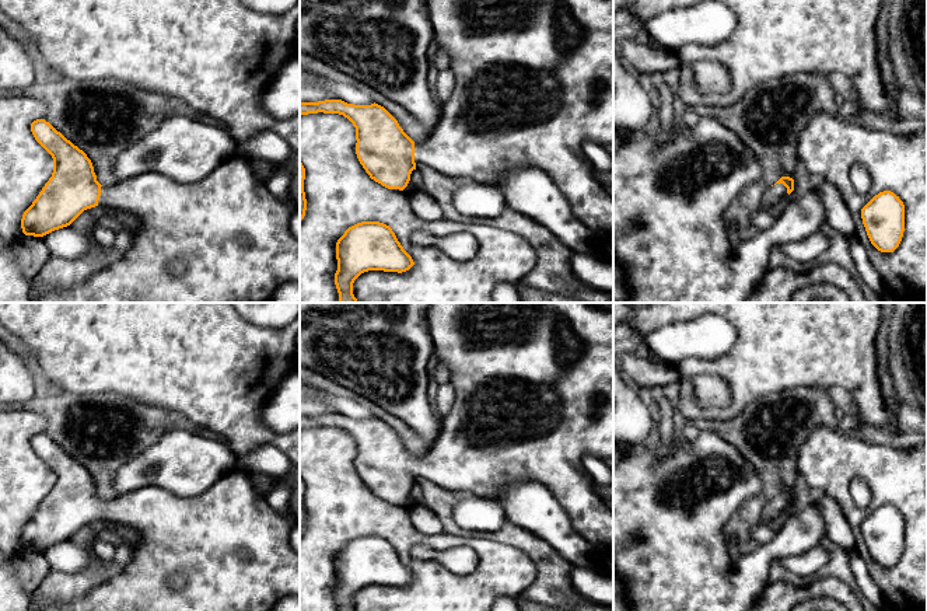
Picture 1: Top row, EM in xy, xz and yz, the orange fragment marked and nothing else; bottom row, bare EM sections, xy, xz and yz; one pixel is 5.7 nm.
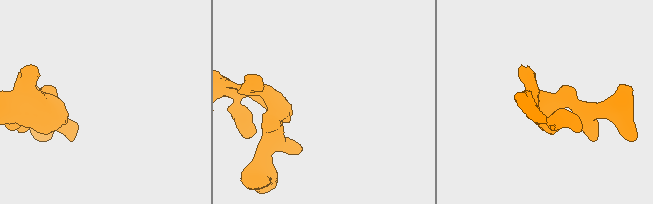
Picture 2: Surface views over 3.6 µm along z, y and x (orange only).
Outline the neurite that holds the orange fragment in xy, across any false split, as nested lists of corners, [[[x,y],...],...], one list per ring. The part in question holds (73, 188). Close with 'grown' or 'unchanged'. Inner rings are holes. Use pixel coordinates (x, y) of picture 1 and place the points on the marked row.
[[[45,119],[31,123],[35,140],[52,156],[53,172],[32,205],[24,212],[21,228],[25,235],[43,237],[70,226],[84,210],[101,206],[127,212],[137,221],[132,245],[120,261],[67,289],[42,286],[35,303],[270,303],[284,283],[300,283],[300,241],[290,231],[294,205],[274,196],[265,181],[255,177],[248,157],[241,151],[228,156],[204,179],[192,184],[176,182],[160,172],[146,172],[102,186],[87,154],[67,140]],[[181,261],[185,270],[171,275],[167,266]]] | grown

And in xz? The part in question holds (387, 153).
[[[427,0],[434,41],[449,56],[449,70],[455,78],[452,95],[442,104],[442,114],[434,132],[420,142],[413,142],[399,126],[398,121],[381,105],[354,105],[342,99],[325,99],[318,102],[300,102],[300,115],[339,114],[347,118],[356,128],[356,154],[371,179],[388,189],[403,191],[410,174],[419,163],[454,178],[471,178],[473,182],[496,184],[508,171],[532,167],[546,172],[571,206],[571,210],[587,227],[598,235],[613,237],[613,198],[595,177],[595,168],[583,151],[585,142],[602,146],[613,144],[613,0]]] | grown

